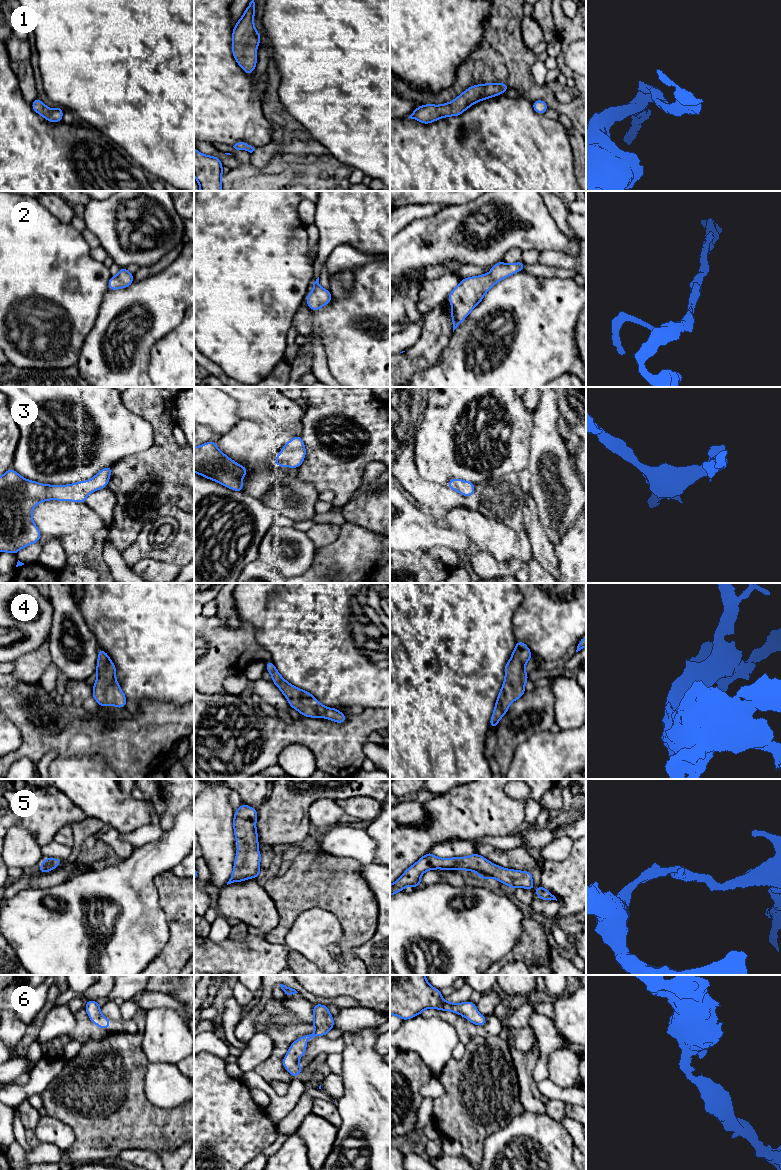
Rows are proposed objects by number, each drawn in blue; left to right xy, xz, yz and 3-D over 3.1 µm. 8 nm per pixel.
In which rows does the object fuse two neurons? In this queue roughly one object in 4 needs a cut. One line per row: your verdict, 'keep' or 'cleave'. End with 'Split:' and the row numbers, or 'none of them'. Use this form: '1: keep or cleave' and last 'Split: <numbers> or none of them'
1: keep
2: keep
3: keep
4: keep
5: keep
6: keep
Split: none of them

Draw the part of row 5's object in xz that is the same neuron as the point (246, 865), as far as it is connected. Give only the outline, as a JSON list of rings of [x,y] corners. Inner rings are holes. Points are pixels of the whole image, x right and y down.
[[[241,803],[239,809],[234,811],[233,828],[238,847],[233,872],[227,885],[261,875],[256,821],[257,809],[253,807]]]

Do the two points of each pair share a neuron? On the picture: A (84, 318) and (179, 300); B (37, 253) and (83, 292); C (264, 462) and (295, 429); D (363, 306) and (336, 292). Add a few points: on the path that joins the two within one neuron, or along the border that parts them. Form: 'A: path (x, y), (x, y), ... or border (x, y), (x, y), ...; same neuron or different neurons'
A: border (105, 294), (96, 321), (85, 337); different neurons
B: path (48, 264), (72, 288); same neuron
C: path (266, 453), (286, 433); same neuron
D: border (346, 291), (343, 297), (332, 298); different neurons

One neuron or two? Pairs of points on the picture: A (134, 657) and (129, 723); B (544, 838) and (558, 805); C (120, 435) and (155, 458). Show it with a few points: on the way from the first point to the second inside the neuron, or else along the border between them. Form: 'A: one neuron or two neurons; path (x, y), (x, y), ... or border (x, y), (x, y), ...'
A: two neurons; border (162, 702), (143, 700), (139, 705)
B: two neurons; border (563, 808), (558, 811)
C: two neurons; border (153, 429), (153, 443), (147, 449), (121, 459)

